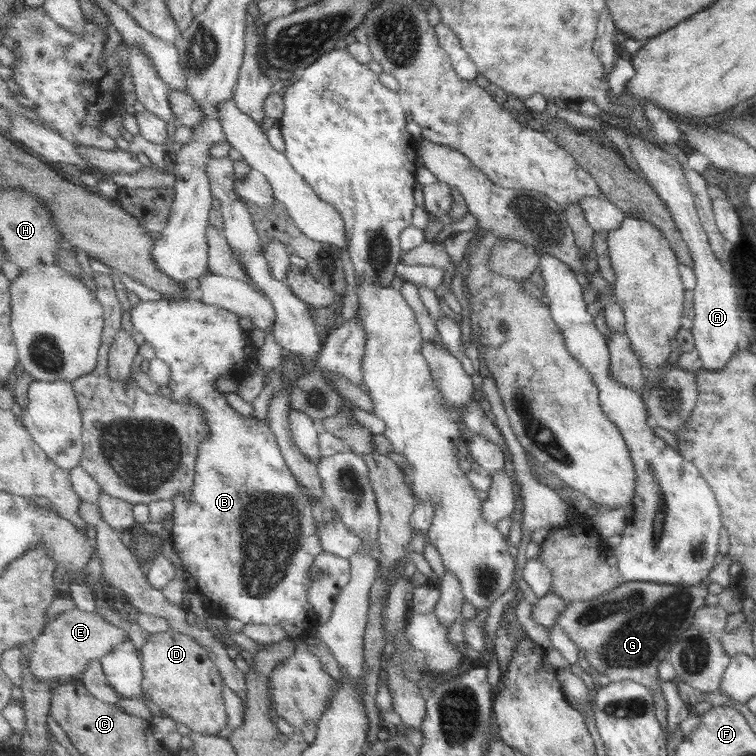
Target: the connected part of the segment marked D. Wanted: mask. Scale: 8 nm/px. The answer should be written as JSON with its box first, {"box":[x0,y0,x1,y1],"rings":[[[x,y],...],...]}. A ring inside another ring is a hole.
{"box":[142,628,230,734],"rings":[[[174,628],[150,634],[142,647],[145,667],[145,698],[166,717],[202,734],[218,734],[230,727],[224,686],[225,677],[206,647],[193,636]]]}

